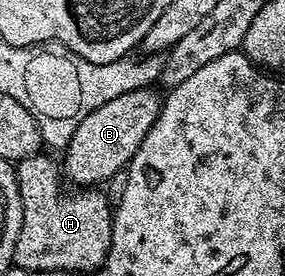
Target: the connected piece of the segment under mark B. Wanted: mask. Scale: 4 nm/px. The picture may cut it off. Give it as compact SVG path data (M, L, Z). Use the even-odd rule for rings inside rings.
M149 86L132 89L132 93L120 93L120 97L112 97L108 105L92 109L92 113L76 125L76 133L72 133L70 143L64 148L63 155L66 156L60 159L65 178L70 178L75 188L97 188L114 173L130 166L136 149L140 149L140 141L144 141L144 137L148 137L148 129L156 125L156 117L162 108L163 96L154 90Z

